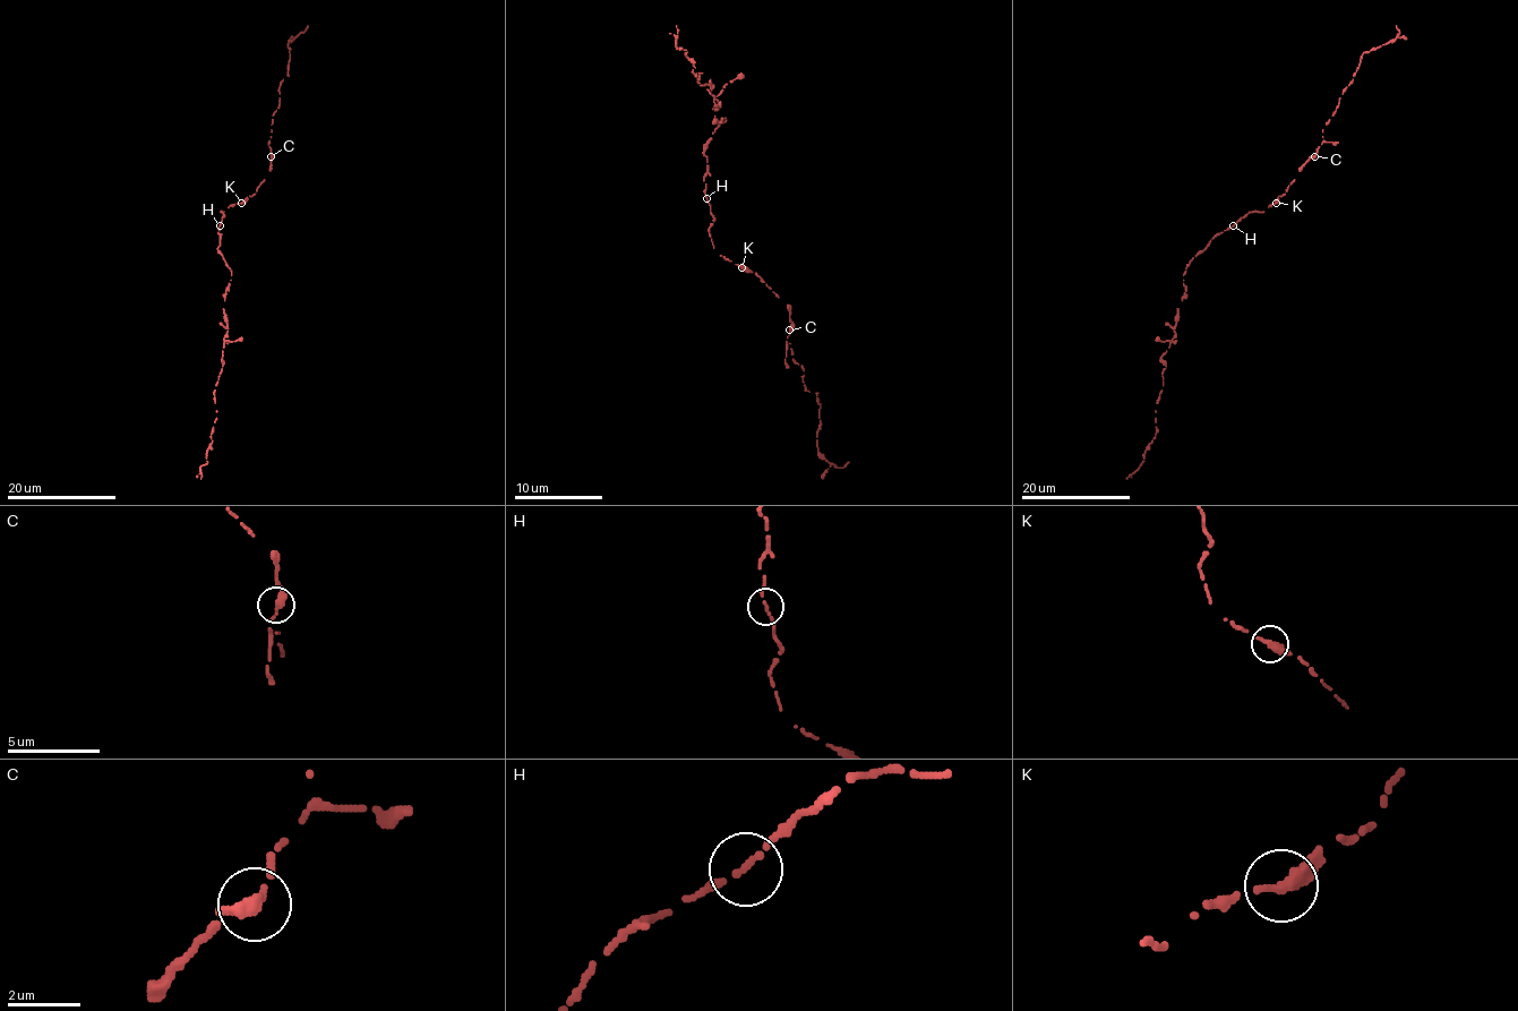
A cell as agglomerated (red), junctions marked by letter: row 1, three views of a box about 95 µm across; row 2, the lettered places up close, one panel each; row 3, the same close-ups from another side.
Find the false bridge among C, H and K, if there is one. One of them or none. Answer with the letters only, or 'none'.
none

